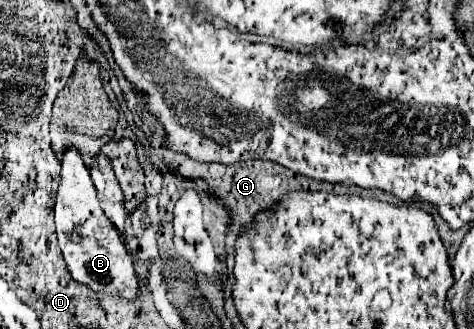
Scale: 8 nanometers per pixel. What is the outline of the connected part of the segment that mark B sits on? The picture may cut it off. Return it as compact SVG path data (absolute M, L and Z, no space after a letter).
M68 145L68 149L62 153L60 167L60 187L56 193L54 217L58 245L62 249L68 271L78 283L84 283L98 293L104 291L110 295L134 299L138 295L138 277L134 273L132 257L128 255L120 233L114 229L112 221L100 207L96 187L90 179L88 167L84 165L84 159L80 157L80 151Z

